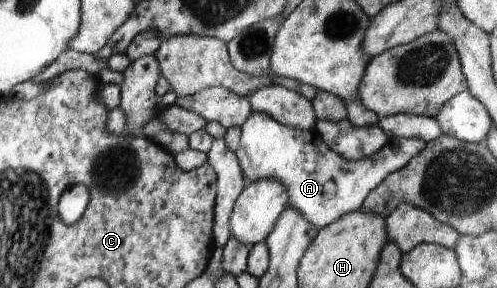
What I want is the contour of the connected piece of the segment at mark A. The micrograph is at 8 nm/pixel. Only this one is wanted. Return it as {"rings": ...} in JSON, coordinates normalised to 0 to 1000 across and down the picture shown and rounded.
{"rings":[[[509,392],[483,448],[477,542],[491,625],[497,639],[551,622],[577,653],[577,719],[598,726],[634,795],[676,774],[692,747],[726,729],[744,670],[759,656],[779,611],[809,594],[829,552],[857,514],[857,490],[839,479],[785,472],[783,493],[757,538],[722,559],[682,545],[648,486],[636,451],[602,448],[569,434],[533,392]]]}

